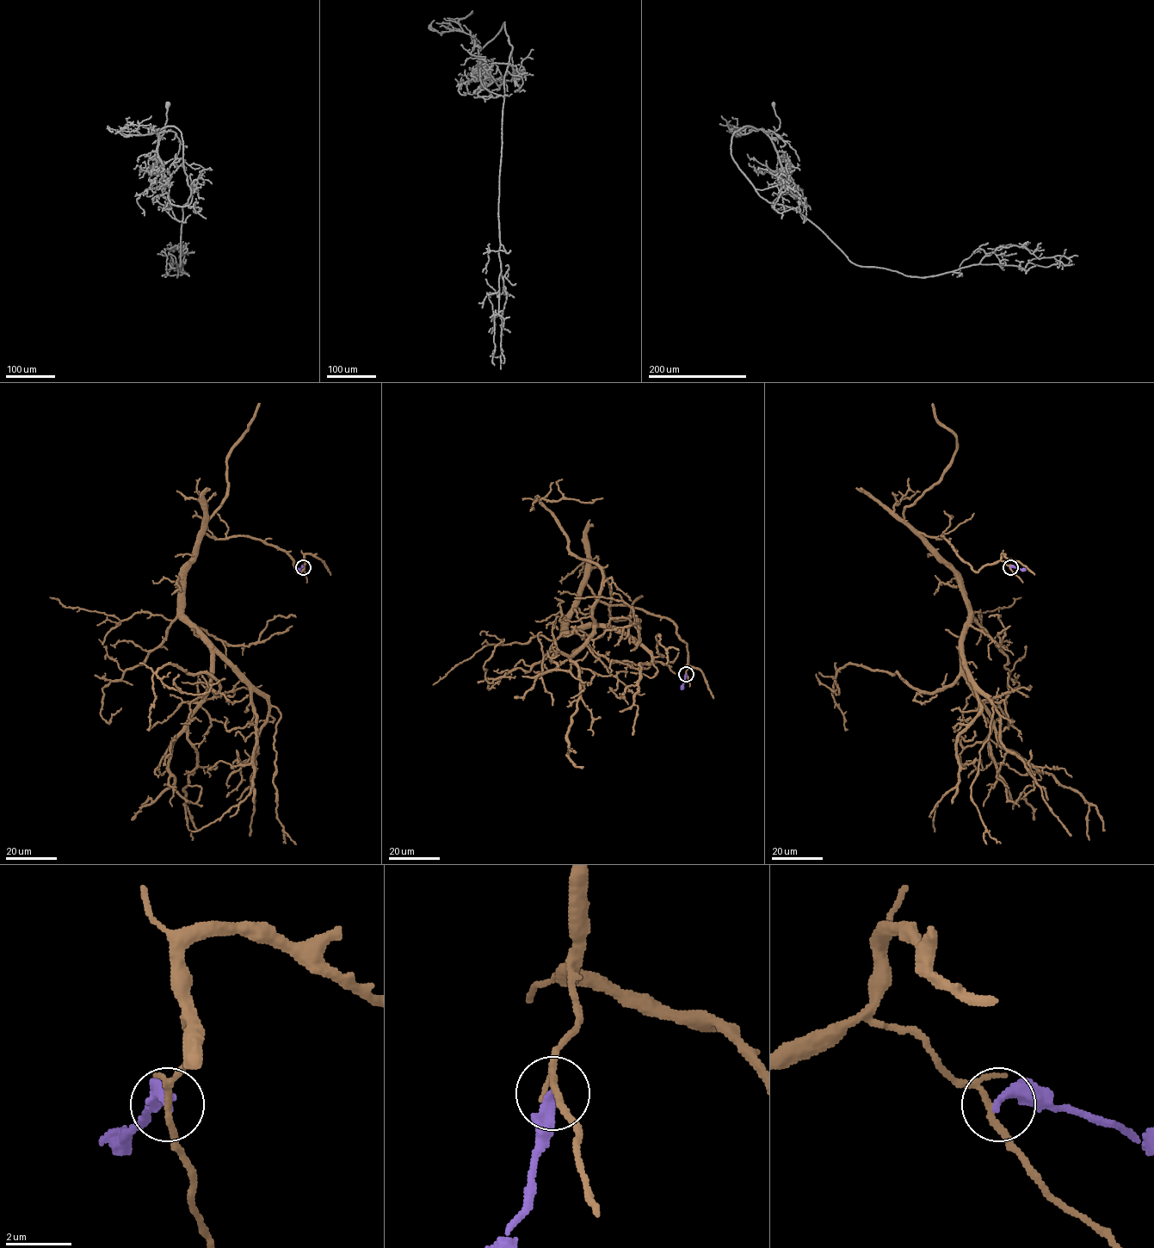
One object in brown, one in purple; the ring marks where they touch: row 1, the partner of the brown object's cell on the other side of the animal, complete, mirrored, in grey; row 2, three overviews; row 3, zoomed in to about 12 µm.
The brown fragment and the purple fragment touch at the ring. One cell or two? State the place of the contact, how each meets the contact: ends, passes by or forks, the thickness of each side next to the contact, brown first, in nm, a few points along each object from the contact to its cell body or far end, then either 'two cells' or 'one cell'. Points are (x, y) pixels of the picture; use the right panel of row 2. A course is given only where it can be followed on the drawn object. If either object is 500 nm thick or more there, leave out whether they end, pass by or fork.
place (1010, 567); brown forks; purple ends; calibres 140 and 360 nm; course brown (1010, 566), (973, 570), (920, 534), (964, 594), (960, 675), (933, 692), (854, 664), (838, 694), (835, 680); course purple (1010, 566), (1026, 568); two cells

